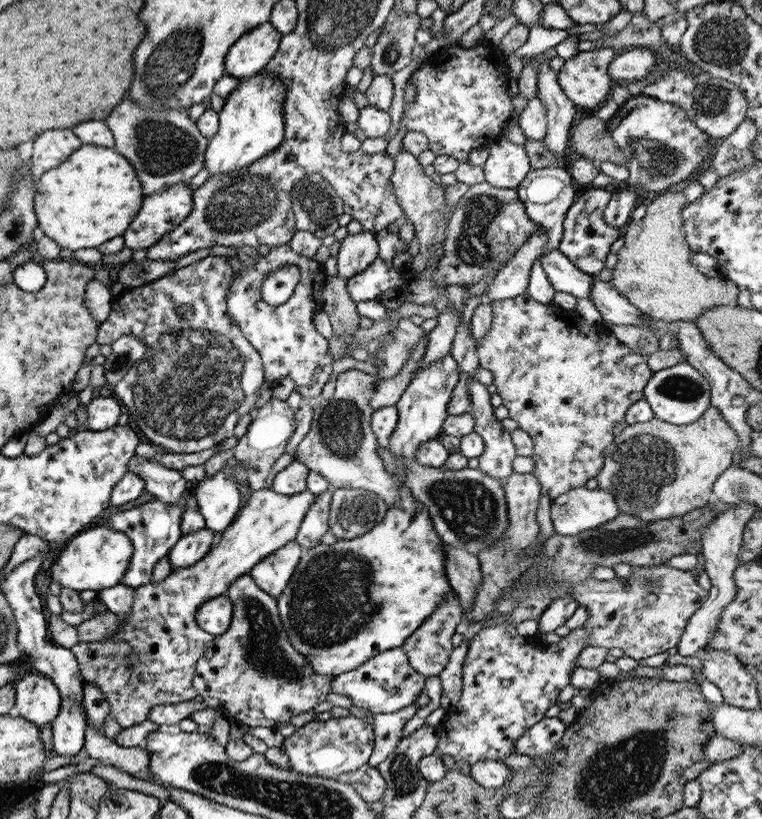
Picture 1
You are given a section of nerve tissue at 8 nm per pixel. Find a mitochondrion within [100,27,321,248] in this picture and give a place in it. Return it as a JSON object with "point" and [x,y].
{"point":[240,204]}

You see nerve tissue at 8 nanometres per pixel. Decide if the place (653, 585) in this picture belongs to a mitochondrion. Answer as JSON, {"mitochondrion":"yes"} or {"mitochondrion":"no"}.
{"mitochondrion":"yes"}

